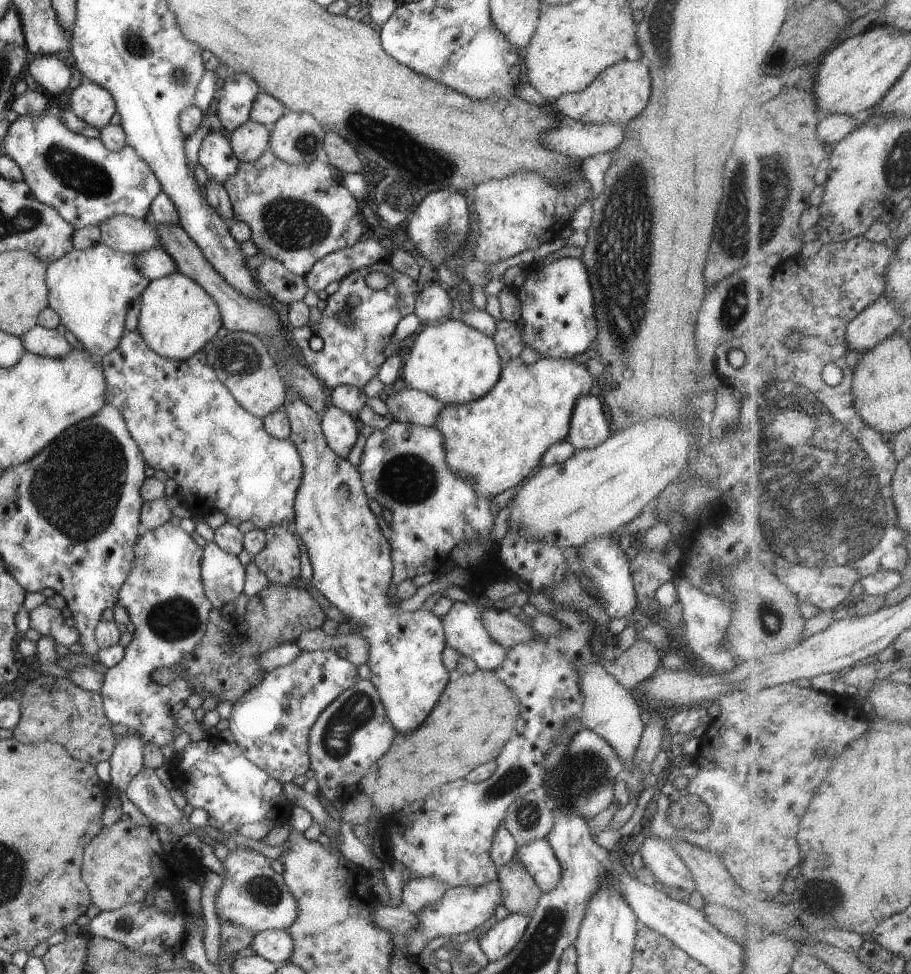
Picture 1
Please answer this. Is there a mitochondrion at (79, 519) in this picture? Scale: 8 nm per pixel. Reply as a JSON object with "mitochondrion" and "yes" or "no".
{"mitochondrion":"yes"}

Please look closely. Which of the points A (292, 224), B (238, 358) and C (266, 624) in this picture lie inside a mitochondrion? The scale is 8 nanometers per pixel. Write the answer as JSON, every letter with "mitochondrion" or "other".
{"A":"mitochondrion","B":"mitochondrion","C":"other"}

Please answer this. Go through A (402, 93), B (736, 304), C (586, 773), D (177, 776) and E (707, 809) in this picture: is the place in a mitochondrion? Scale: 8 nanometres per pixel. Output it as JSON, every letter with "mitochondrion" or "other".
{"A":"other","B":"mitochondrion","C":"mitochondrion","D":"other","E":"mitochondrion"}

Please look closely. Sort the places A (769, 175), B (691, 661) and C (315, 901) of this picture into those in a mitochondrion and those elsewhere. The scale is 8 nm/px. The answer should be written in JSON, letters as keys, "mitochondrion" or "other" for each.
{"A":"mitochondrion","B":"other","C":"other"}

